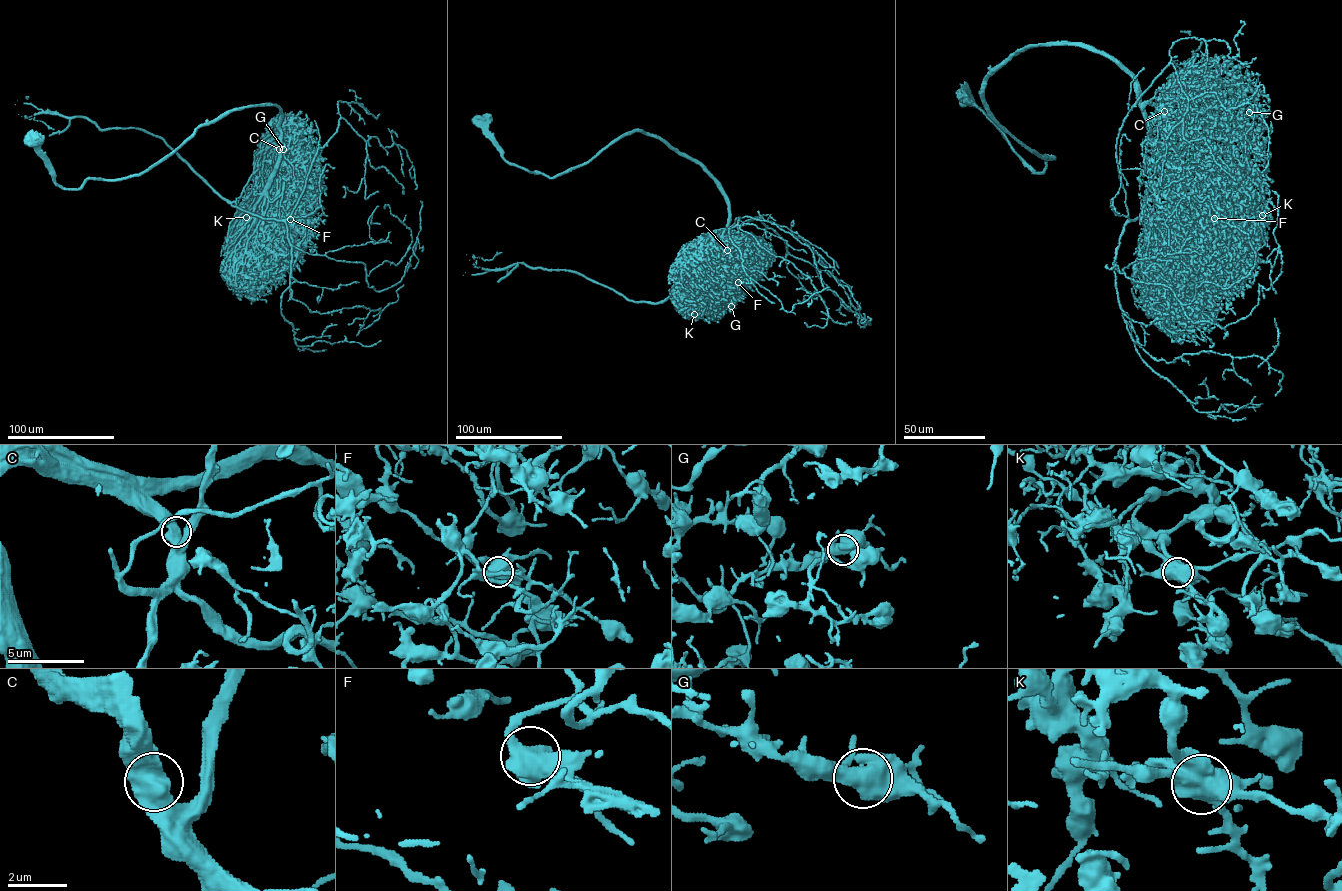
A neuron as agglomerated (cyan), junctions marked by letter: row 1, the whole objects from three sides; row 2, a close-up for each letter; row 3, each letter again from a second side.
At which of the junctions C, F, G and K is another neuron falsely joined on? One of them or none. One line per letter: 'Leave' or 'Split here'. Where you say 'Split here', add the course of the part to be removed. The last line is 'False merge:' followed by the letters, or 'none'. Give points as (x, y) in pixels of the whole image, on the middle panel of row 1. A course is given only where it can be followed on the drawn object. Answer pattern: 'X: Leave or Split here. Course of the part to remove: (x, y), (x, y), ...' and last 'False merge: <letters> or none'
C: Leave
F: Leave
G: Leave
K: Split here. Course of the part to remove: (694, 314), (683, 289), (674, 297), (695, 307), (681, 280), (750, 216), (809, 247), (824, 287), (868, 320)
False merge: K

